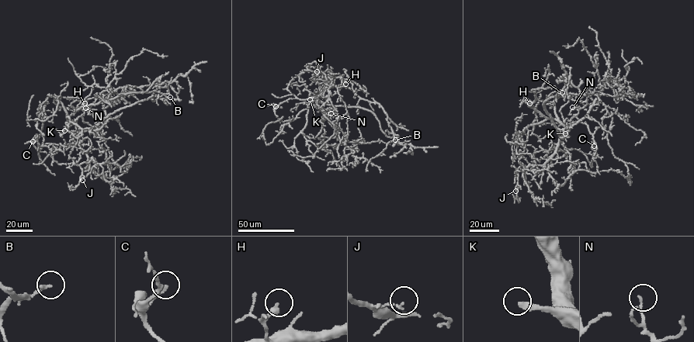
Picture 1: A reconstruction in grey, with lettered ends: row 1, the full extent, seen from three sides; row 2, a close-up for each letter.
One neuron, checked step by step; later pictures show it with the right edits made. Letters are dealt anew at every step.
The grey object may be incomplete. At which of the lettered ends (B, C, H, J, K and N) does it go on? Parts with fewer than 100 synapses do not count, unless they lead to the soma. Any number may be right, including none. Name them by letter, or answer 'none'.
K

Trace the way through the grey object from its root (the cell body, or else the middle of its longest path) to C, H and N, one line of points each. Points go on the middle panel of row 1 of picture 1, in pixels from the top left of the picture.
C: (317, 96), (312, 102), (318, 101), (312, 98), (289, 98), (274, 110), (275, 106)
H: (317, 96), (323, 90), (345, 84)
N: (317, 96), (312, 103), (320, 108), (328, 118), (331, 113)

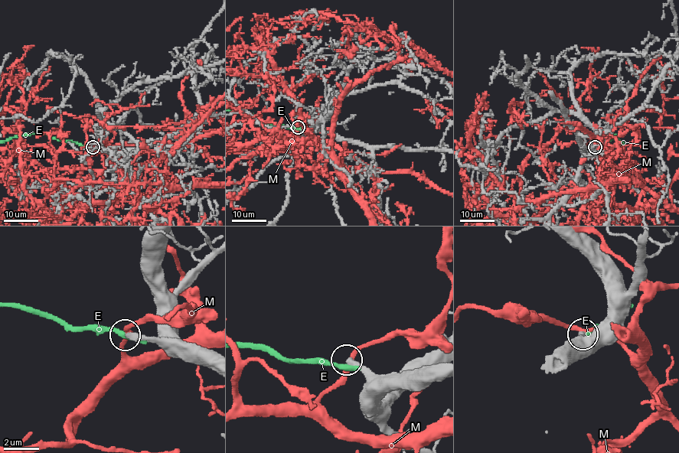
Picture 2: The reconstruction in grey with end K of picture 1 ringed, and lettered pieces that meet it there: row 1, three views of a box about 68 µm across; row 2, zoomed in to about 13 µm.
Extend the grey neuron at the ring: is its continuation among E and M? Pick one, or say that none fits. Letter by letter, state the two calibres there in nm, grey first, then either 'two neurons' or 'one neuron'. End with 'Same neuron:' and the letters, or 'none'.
E: 440/320 nm | two neurons
M: 360/220 nm | two neurons
Same neuron: none

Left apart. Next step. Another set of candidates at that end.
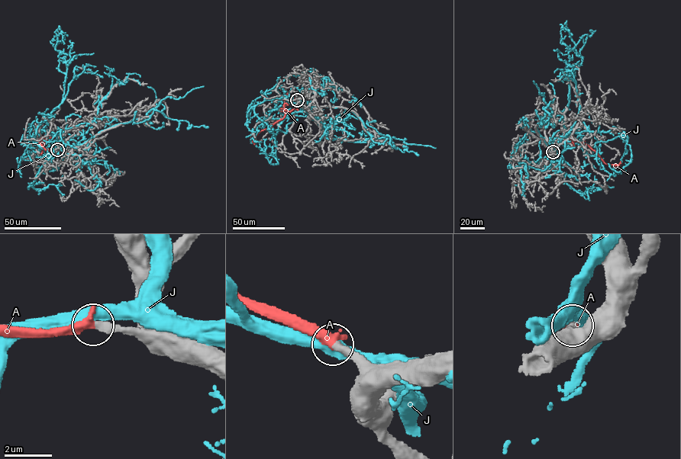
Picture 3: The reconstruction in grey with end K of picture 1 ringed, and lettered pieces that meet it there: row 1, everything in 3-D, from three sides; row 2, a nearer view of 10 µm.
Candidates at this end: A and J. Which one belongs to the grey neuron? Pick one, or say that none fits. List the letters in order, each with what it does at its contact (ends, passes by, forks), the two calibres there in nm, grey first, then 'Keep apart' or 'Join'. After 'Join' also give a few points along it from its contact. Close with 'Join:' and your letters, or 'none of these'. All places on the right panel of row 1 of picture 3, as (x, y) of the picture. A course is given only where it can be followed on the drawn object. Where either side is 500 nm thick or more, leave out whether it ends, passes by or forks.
A: It ends there. Thickness 360 nm (grey) against 420 nm. Join. Its course: (553, 152), (553, 147), (558, 143), (578, 141), (589, 146), (605, 164), (616, 165), (620, 162)
J: Thickness 360 nm (grey) against 500 nm. Keep apart
Join: A

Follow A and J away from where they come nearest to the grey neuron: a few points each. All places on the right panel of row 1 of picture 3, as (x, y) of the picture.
A: (553, 152), (553, 147), (558, 143), (578, 141), (589, 146), (605, 164), (616, 165), (620, 162)
J: (553, 152), (536, 128), (551, 117), (552, 110), (547, 106), (543, 107), (550, 117), (541, 124)

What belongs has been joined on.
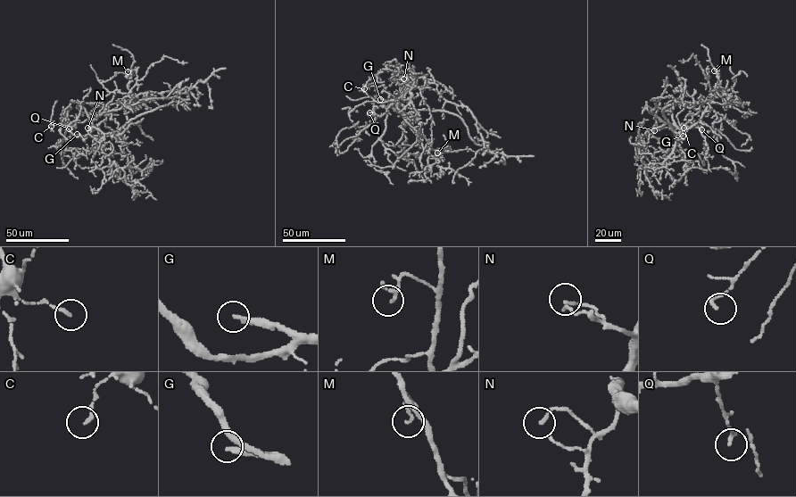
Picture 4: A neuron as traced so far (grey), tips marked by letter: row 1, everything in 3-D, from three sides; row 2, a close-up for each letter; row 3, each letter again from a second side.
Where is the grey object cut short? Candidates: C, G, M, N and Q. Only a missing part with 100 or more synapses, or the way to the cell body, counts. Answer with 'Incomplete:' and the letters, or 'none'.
Incomplete: G

